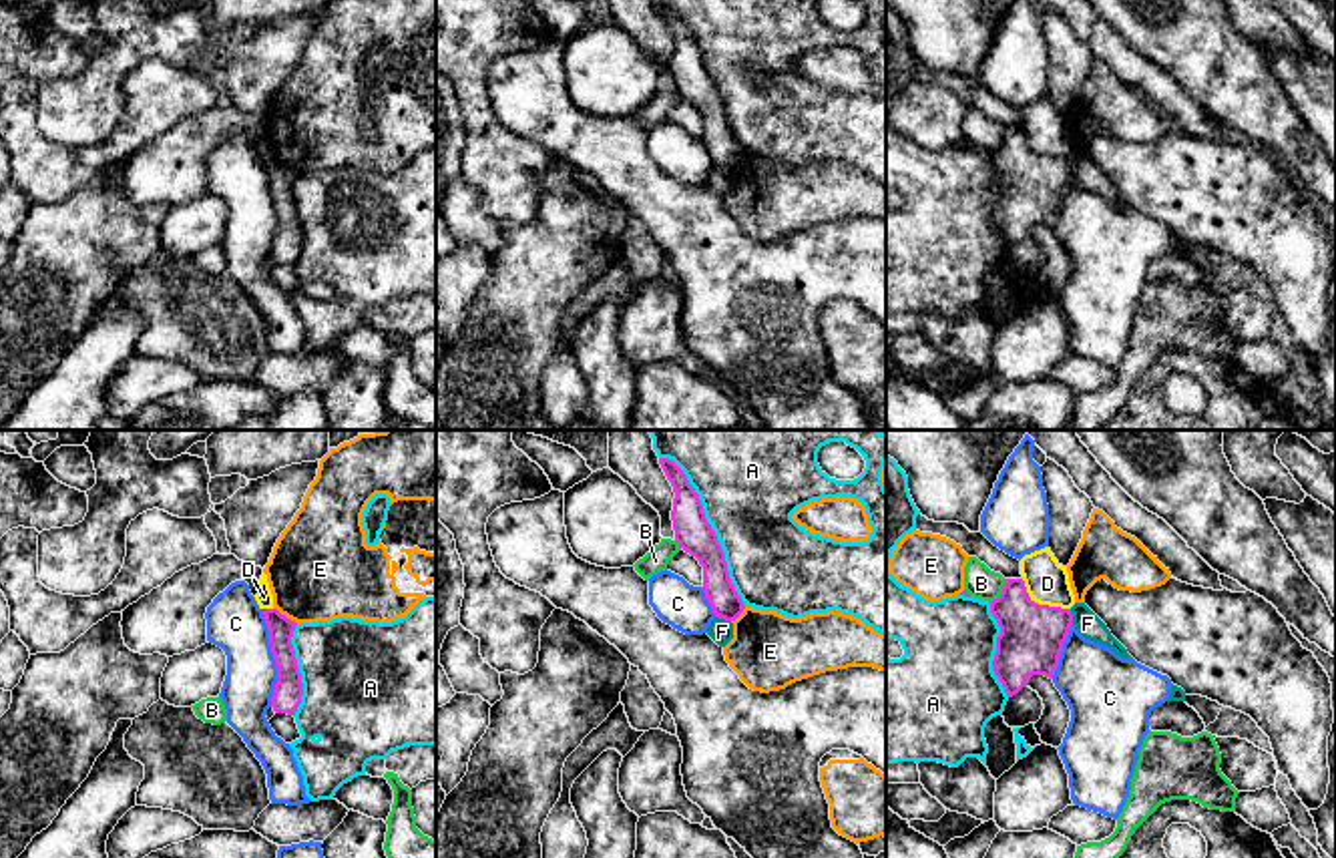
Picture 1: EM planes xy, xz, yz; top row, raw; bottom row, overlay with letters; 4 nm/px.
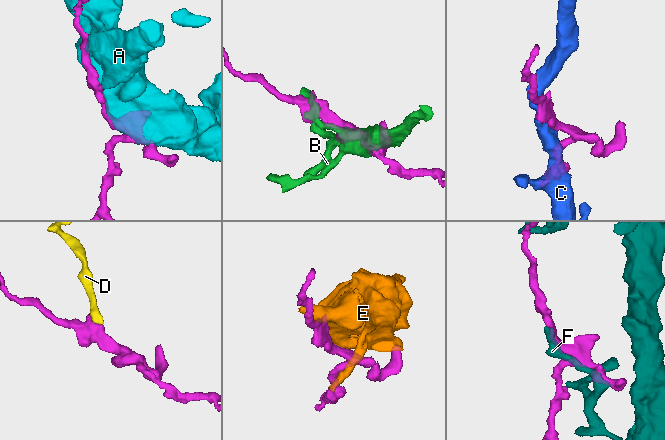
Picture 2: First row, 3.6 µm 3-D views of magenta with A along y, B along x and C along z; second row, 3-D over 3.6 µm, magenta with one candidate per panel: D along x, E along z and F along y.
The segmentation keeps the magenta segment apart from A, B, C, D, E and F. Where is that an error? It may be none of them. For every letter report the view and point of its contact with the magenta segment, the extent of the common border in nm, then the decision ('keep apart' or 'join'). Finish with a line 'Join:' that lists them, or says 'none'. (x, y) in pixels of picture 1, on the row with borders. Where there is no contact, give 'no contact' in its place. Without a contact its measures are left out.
A: meets magenta in xz at (710, 527); contact 700 nm long; keep apart
B: meets magenta in yz at (1001, 593); contact 120 nm long; keep apart
C: meets magenta in xy at (274, 658); contact 380 nm long; keep apart
D: meets magenta in yz at (1041, 605); contact 240 nm long; keep apart
E: meets magenta in xy at (284, 615); contact 120 nm long; keep apart
F: meets magenta in xz at (724, 617); contact 70 nm long; keep apart
Join: none

